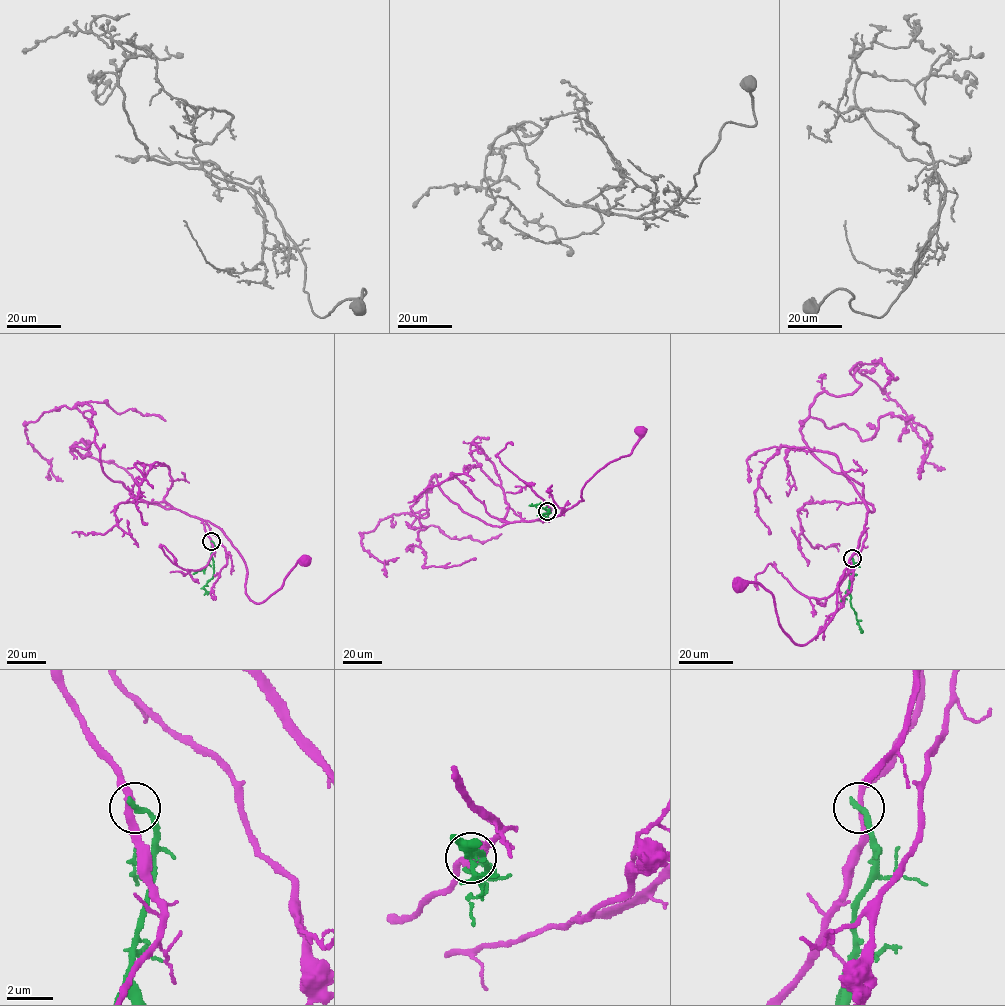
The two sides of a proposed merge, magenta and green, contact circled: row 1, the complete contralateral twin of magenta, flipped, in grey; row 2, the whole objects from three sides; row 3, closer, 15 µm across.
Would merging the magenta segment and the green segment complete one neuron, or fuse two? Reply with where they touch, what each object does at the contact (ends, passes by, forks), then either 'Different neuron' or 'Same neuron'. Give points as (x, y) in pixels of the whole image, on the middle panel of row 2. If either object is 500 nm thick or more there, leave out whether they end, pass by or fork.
Place: (547, 511). At the ring magenta passes by. At the ring green ends. Different neuron

